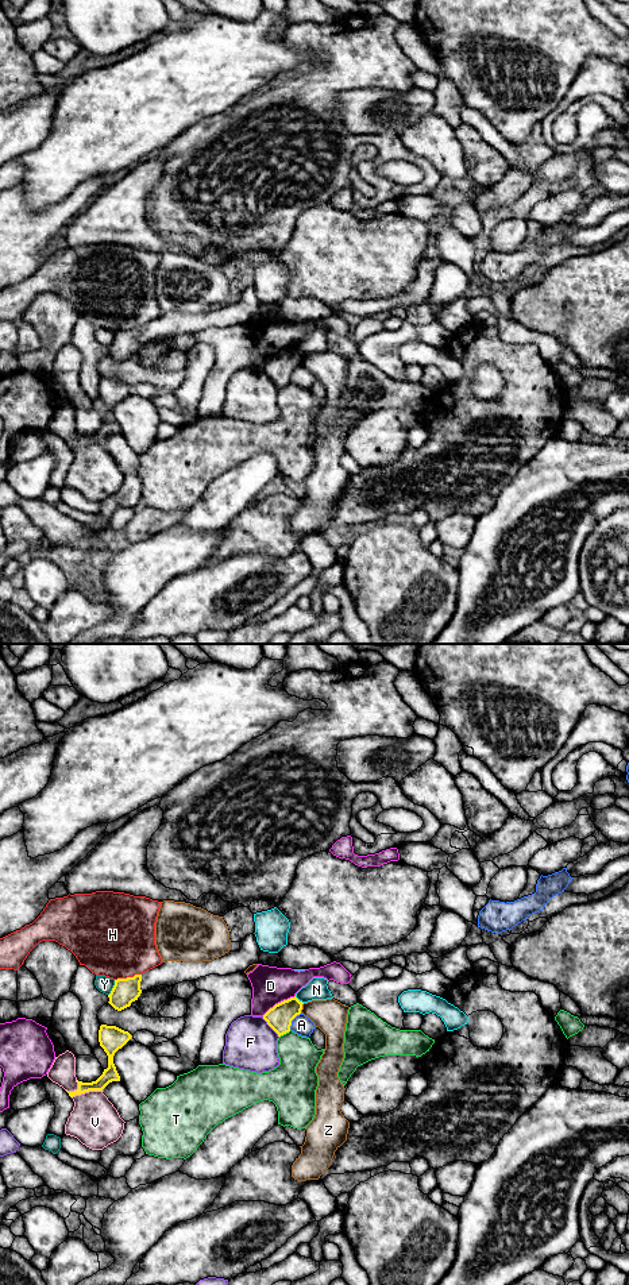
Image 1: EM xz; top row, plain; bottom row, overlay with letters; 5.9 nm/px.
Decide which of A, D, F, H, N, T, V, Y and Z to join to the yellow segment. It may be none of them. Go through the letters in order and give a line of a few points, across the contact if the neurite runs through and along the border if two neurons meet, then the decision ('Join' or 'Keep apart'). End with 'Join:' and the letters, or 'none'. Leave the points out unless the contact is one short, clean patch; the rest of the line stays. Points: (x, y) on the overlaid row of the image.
A: Keep apart
D: Keep apart
F: Keep apart
H: Keep apart
N: Line: xz (294, 996), (303, 1003). Keep apart
T: Keep apart
V: Keep apart
Y: Keep apart
Z: Keep apart
Join: none

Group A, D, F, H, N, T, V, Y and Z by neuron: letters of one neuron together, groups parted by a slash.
A / D / F / H / N / T / V / Y / Z

